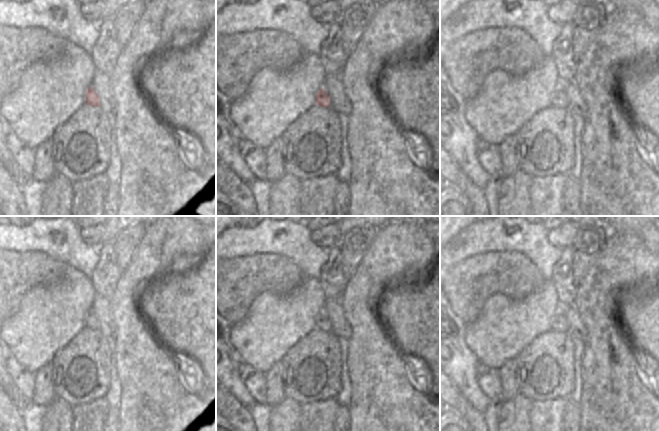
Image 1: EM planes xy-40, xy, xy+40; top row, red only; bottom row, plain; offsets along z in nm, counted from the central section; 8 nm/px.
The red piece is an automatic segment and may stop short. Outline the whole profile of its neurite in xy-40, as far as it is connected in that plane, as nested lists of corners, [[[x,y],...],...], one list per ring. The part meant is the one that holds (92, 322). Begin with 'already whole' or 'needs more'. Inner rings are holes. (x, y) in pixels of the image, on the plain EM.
already whole | [[[92,310],[86,314],[86,328],[93,331],[100,331],[100,322]]]

